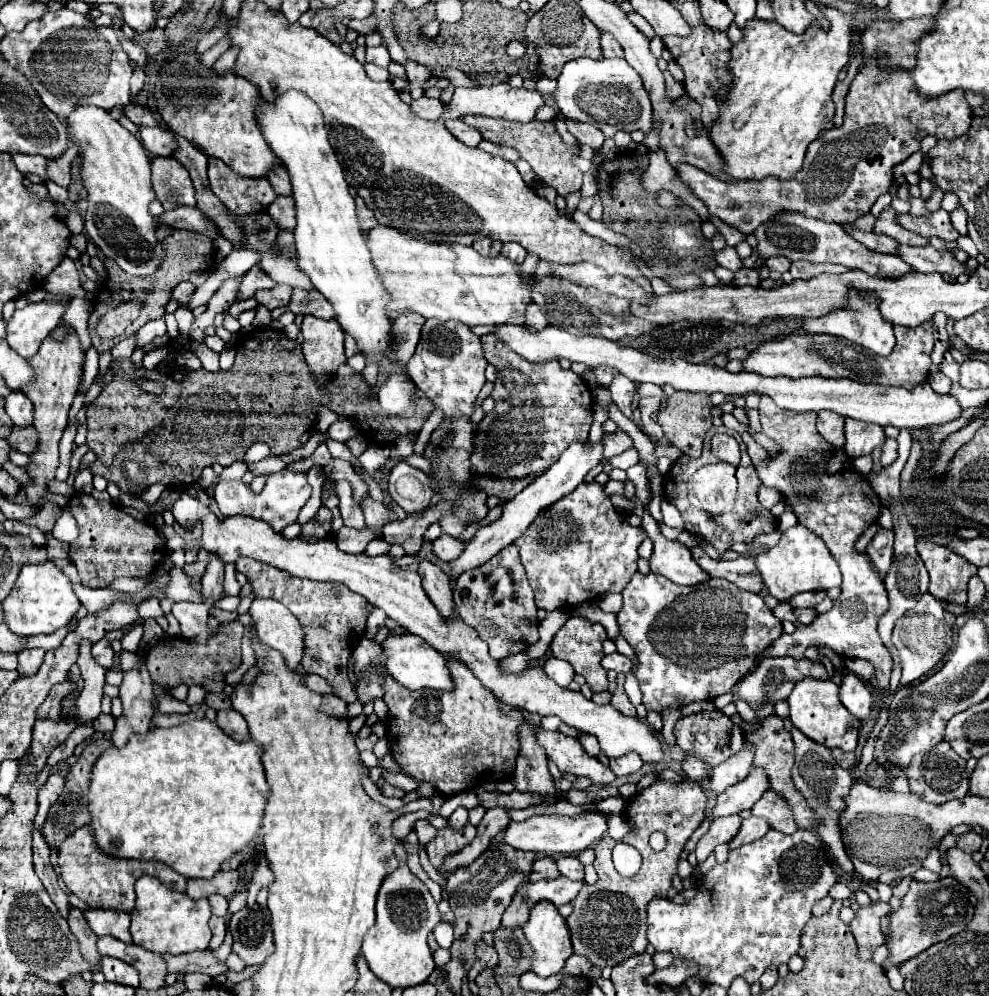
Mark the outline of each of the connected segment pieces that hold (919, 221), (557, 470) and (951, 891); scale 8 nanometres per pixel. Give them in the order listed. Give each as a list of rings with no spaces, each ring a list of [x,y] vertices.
[[[935,210],[927,216],[911,216],[911,214],[901,214],[897,216],[897,222],[911,230],[911,232],[917,232],[925,238],[931,238],[931,236],[937,236],[941,240],[957,240],[959,234],[957,230],[953,228],[951,220],[949,220],[949,212],[945,210]]]
[[[573,440],[571,446],[561,454],[561,458],[543,474],[539,476],[531,486],[527,486],[523,492],[519,492],[513,500],[509,500],[503,506],[503,516],[487,526],[481,526],[477,530],[477,534],[467,540],[465,550],[461,552],[461,556],[457,560],[451,562],[451,578],[457,580],[463,572],[473,570],[483,566],[487,560],[491,560],[499,550],[503,550],[505,546],[513,544],[517,536],[521,536],[521,532],[527,530],[527,526],[537,518],[537,512],[541,512],[541,508],[547,508],[549,504],[557,502],[559,498],[567,496],[569,492],[573,492],[573,488],[577,488],[577,484],[583,482],[585,474],[595,468],[599,462],[603,460],[603,442],[581,442],[581,440]]]
[[[941,878],[939,882],[911,882],[909,892],[901,898],[901,906],[889,914],[889,958],[883,968],[901,966],[903,962],[919,956],[929,946],[947,940],[965,930],[973,918],[973,904],[969,904],[969,890],[953,878]]]

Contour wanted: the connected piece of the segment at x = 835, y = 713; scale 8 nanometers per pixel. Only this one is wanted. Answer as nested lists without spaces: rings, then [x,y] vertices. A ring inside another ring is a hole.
[[[805,678],[795,684],[789,700],[791,708],[791,722],[797,726],[805,736],[811,740],[827,746],[827,748],[841,748],[843,752],[853,752],[857,748],[857,734],[859,734],[859,720],[847,712],[847,708],[839,700],[839,686],[831,680],[815,680]]]

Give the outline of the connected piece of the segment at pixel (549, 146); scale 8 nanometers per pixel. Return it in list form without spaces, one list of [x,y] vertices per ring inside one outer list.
[[[473,114],[463,116],[463,120],[469,126],[477,128],[485,140],[497,142],[501,146],[513,146],[521,154],[521,158],[531,164],[531,168],[539,176],[539,180],[545,182],[545,184],[551,184],[557,190],[557,194],[565,196],[565,194],[581,188],[583,172],[579,168],[575,168],[573,162],[571,162],[571,158],[575,154],[579,154],[579,148],[567,146],[561,140],[553,122],[533,120],[529,124],[517,124],[517,122],[509,122],[509,120],[501,120],[501,118],[487,118],[487,116],[473,116]]]

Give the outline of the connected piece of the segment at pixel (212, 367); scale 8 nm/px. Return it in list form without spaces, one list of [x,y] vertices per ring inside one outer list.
[[[207,350],[207,354],[197,354],[197,358],[201,360],[205,370],[209,370],[209,372],[217,372],[219,370],[219,354]]]

